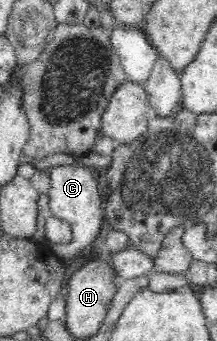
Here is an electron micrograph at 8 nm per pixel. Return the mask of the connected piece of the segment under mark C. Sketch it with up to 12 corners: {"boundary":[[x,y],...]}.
{"boundary":[[56,165],[48,207],[71,225],[67,243],[46,244],[70,260],[100,233],[97,172]]}

